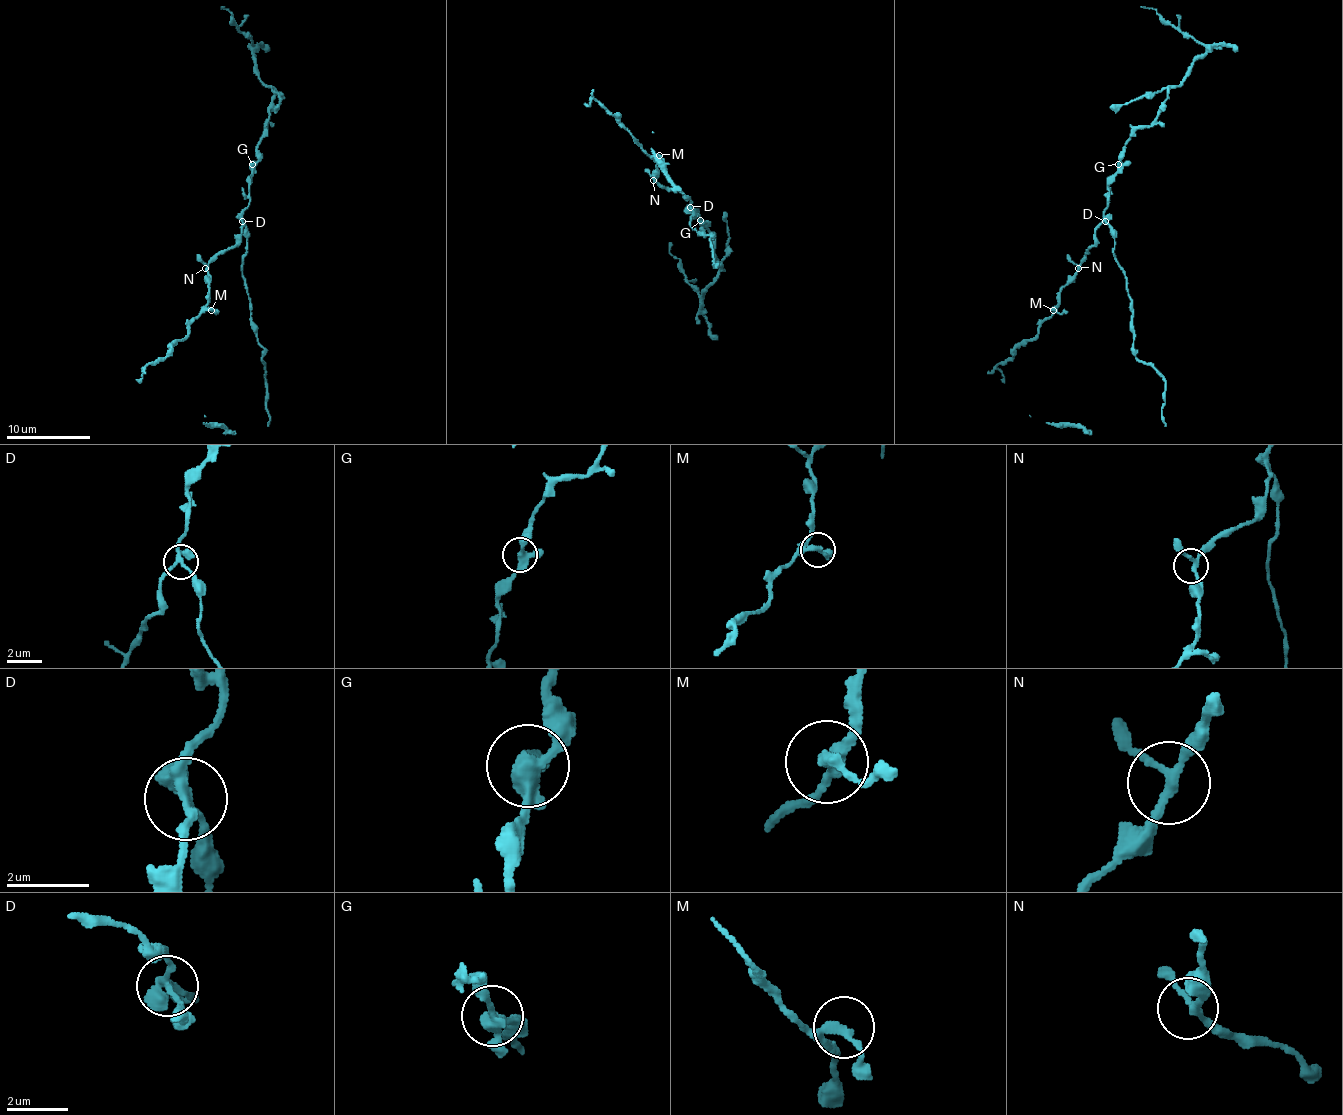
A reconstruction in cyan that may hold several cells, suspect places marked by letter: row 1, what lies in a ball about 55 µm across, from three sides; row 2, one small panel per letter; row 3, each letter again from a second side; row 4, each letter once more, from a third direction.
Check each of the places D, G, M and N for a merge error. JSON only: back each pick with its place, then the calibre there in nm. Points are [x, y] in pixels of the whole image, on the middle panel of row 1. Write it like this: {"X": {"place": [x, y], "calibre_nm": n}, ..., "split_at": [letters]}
{"D": {"place": [690, 207], "calibre_nm": 280}, "split_at": ["D"]}

